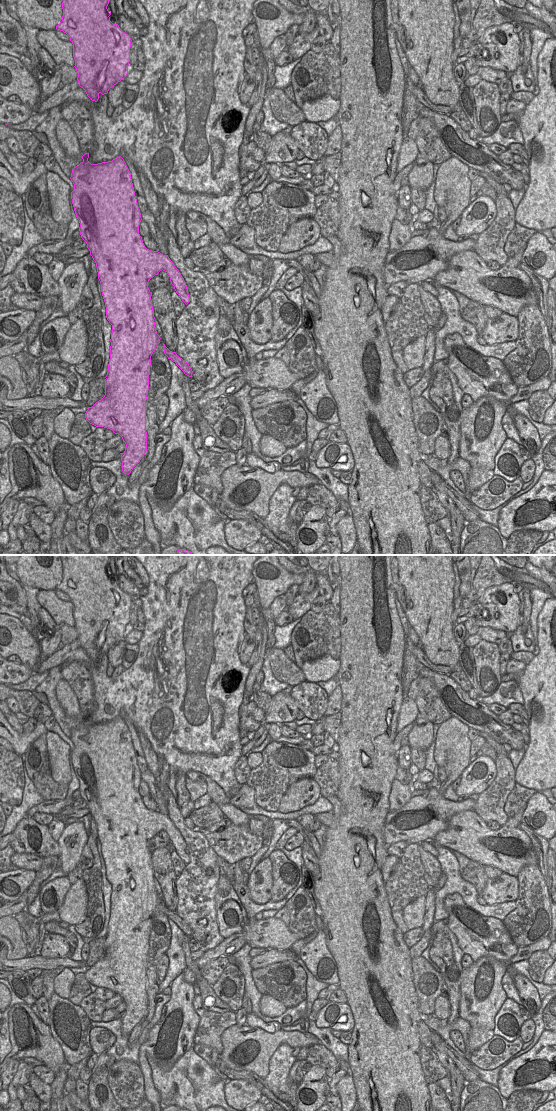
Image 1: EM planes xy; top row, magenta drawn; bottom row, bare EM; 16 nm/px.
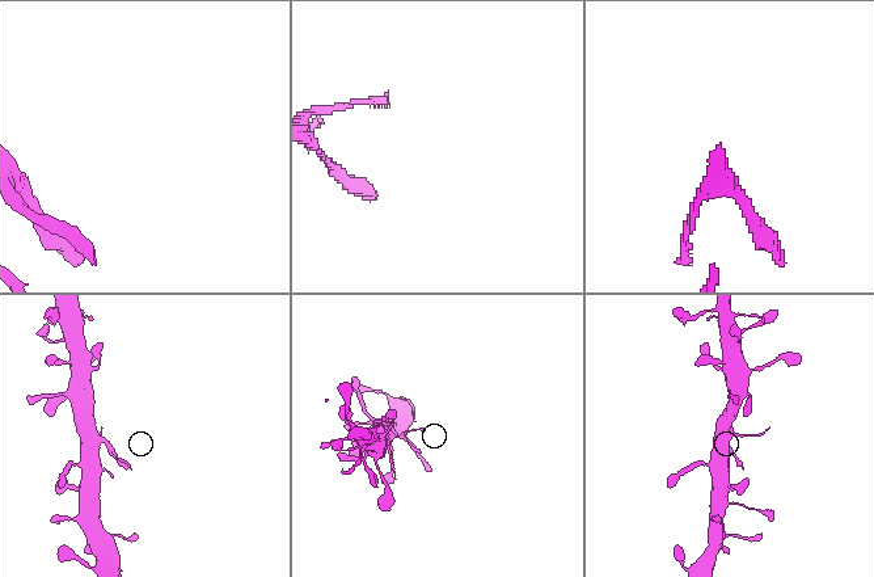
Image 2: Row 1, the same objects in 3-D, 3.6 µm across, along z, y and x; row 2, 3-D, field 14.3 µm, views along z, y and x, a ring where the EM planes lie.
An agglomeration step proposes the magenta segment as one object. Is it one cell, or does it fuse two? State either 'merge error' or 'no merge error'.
merge error

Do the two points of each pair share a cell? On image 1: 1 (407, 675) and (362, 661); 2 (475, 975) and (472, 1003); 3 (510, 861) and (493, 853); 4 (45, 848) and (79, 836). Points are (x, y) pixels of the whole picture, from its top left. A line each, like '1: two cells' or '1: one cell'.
1: two cells
2: one cell
3: one cell
4: two cells

